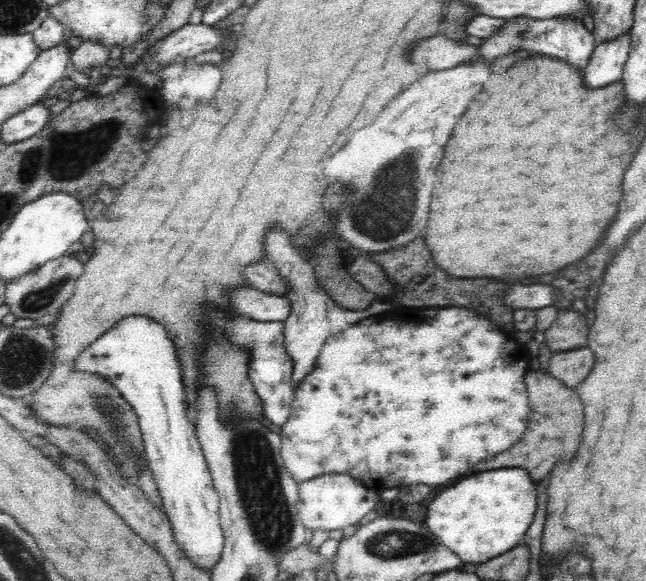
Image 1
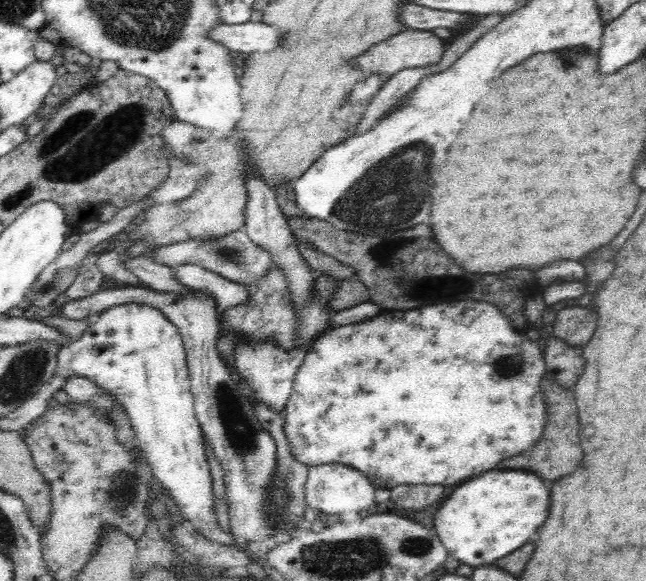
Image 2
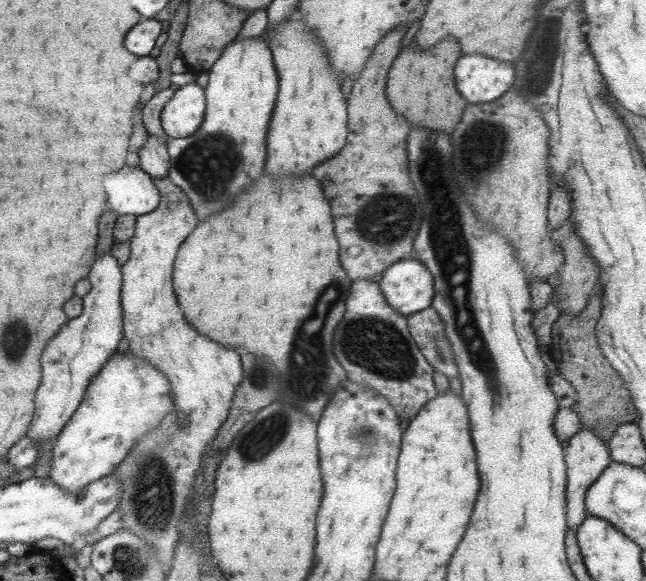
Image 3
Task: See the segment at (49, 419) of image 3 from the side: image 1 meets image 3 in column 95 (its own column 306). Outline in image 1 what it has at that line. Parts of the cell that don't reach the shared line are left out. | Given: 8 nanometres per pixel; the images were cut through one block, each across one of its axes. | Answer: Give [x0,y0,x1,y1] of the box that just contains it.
[262,226,391,388]

